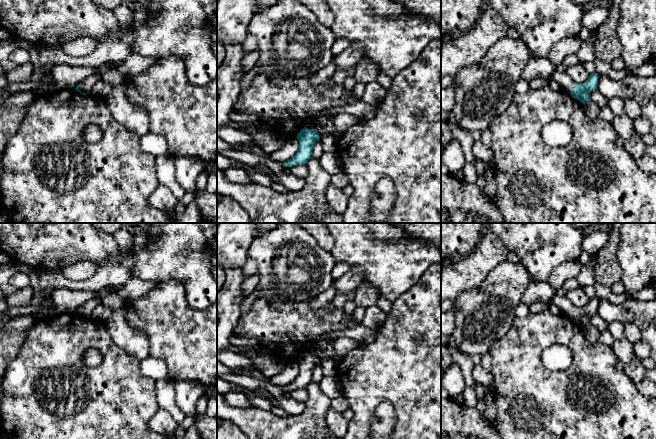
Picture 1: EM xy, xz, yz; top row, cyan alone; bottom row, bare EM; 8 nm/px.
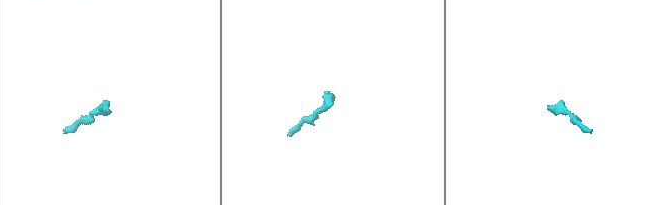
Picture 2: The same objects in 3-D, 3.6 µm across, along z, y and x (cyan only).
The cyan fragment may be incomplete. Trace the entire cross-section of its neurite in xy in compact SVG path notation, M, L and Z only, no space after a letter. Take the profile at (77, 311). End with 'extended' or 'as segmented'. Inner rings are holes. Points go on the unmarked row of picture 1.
M91 299L87 301L80 309L77 309L75 314L83 319L92 317L92 312L99 303L101 303L100 299Z; extended

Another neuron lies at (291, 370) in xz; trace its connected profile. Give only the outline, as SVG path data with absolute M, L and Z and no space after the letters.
M297 362L285 363L284 370L271 378L271 383L278 386L286 386L291 383L299 374L299 365Z

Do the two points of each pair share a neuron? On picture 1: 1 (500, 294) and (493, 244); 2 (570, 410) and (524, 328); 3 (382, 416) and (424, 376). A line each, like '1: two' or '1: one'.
1: two
2: one
3: two

